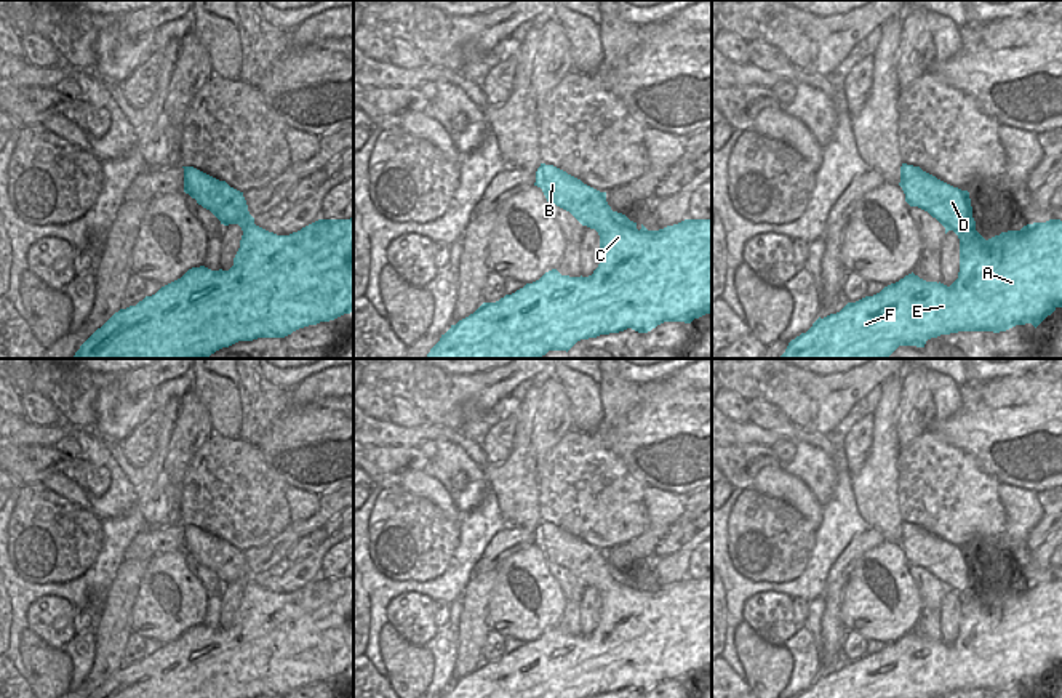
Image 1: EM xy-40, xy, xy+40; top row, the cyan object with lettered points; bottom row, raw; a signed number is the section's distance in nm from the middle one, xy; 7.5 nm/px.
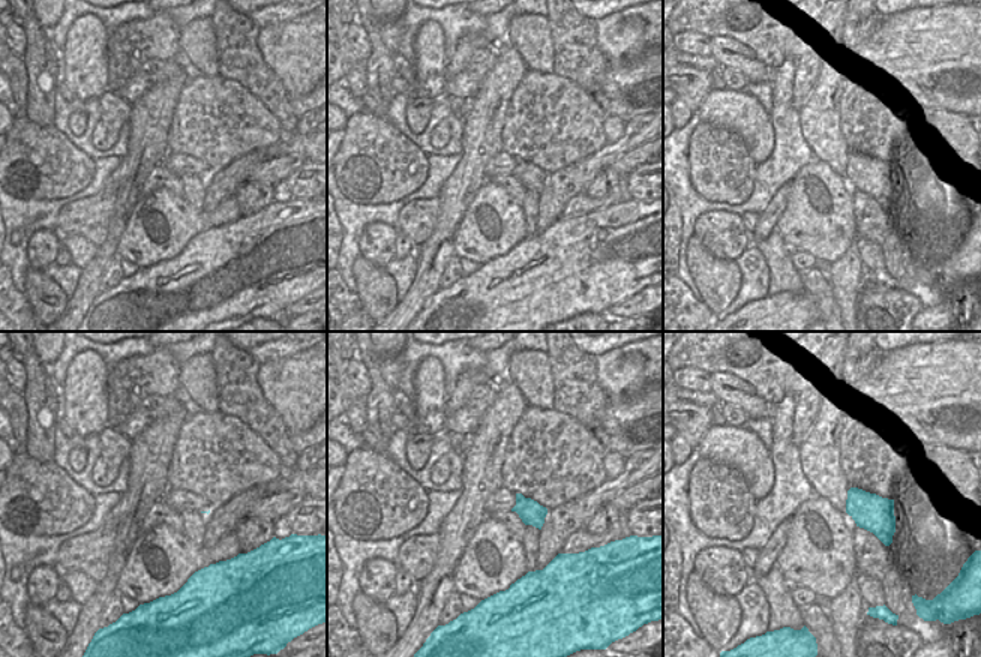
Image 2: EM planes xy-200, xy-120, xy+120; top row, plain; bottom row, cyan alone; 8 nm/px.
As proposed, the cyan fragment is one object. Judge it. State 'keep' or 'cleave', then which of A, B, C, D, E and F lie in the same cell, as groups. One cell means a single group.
keep; groups A B C D E F

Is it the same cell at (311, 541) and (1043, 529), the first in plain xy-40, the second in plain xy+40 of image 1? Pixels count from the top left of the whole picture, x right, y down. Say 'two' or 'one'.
one

